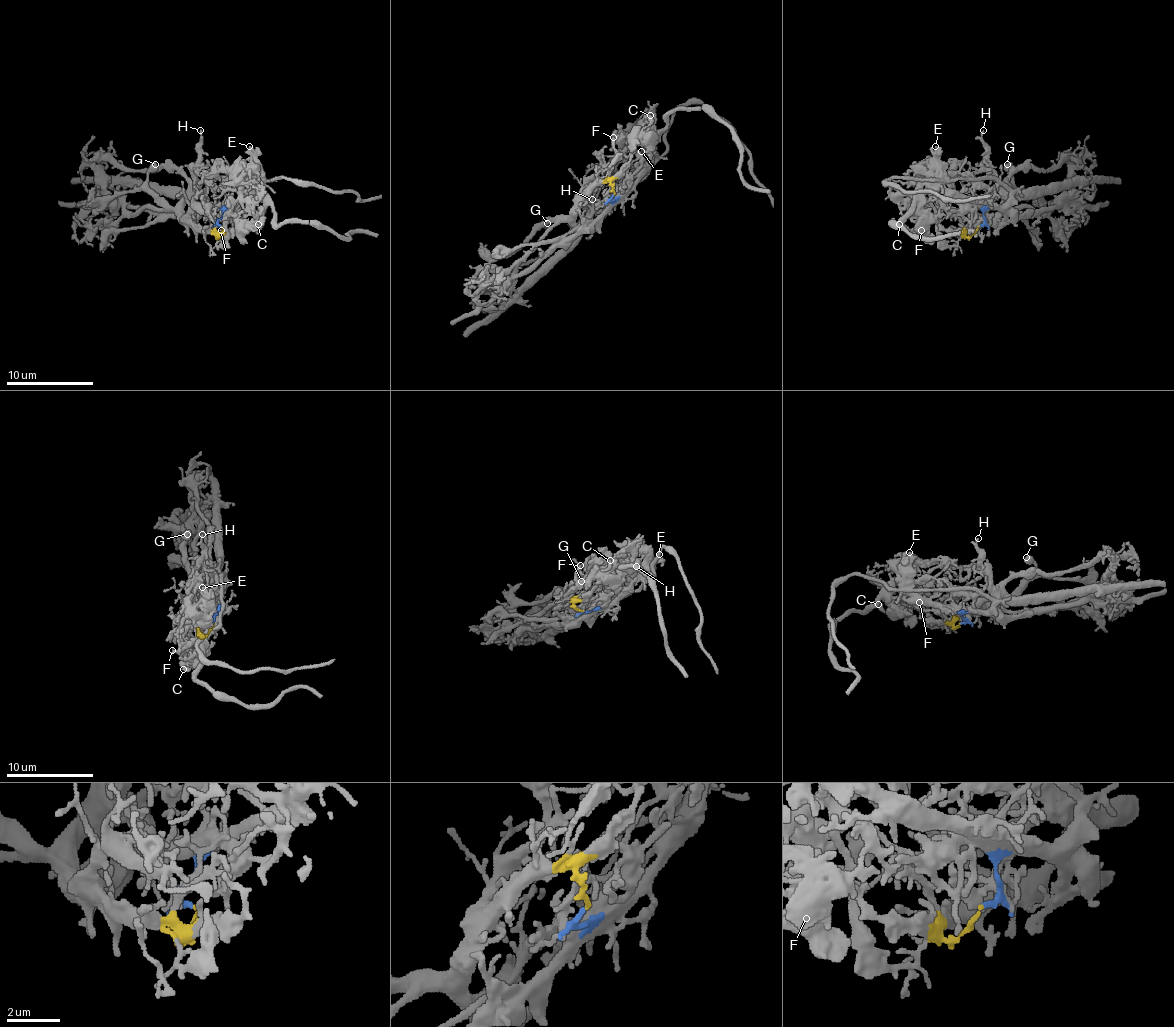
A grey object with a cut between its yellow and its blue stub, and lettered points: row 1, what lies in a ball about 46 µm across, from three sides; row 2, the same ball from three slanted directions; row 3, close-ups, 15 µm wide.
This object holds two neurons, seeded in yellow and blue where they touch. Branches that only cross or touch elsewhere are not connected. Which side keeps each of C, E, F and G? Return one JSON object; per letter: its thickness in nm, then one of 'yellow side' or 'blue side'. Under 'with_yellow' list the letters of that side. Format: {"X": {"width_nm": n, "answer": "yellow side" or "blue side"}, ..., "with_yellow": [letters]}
{"C": {"width_nm": 260, "answer": "blue side"}, "E": {"width_nm": 380, "answer": "blue side"}, "F": {"width_nm": 180, "answer": "blue side"}, "G": {"width_nm": 700, "answer": "yellow side"}, "with_yellow": ["G"]}

